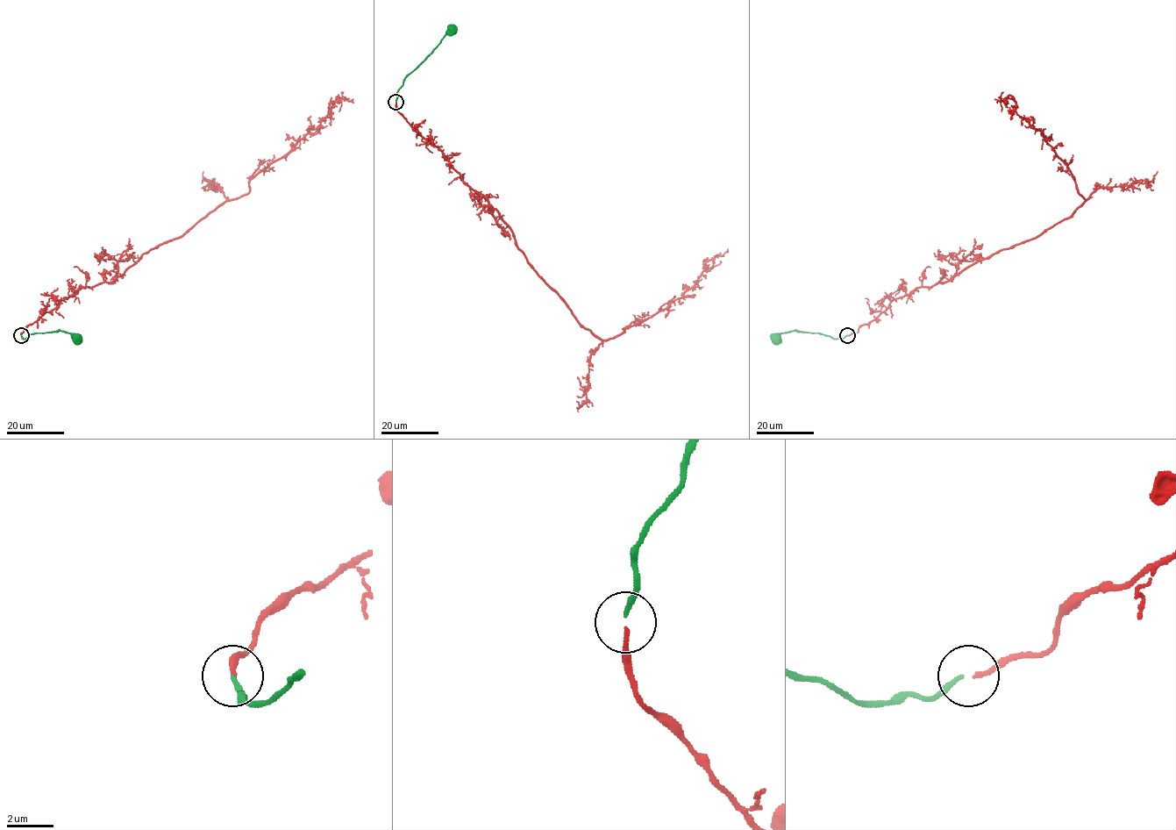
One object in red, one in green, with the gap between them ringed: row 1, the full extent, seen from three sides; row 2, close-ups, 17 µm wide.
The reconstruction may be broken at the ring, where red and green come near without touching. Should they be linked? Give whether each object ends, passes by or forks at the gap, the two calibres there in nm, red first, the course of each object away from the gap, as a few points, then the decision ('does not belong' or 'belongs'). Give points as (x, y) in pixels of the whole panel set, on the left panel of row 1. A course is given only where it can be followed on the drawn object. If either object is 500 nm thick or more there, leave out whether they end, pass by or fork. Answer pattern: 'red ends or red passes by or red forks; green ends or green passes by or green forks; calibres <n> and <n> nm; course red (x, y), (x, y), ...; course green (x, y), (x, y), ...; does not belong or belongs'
red ends; green ends; calibres 180 and 190 nm; course red (21, 335), (61, 301), (110, 282), (151, 248), (245, 196), (249, 182), (314, 129), (338, 95), (352, 98); course green (21, 335), (25, 338), (35, 333), (63, 331), (76, 338); belongs

